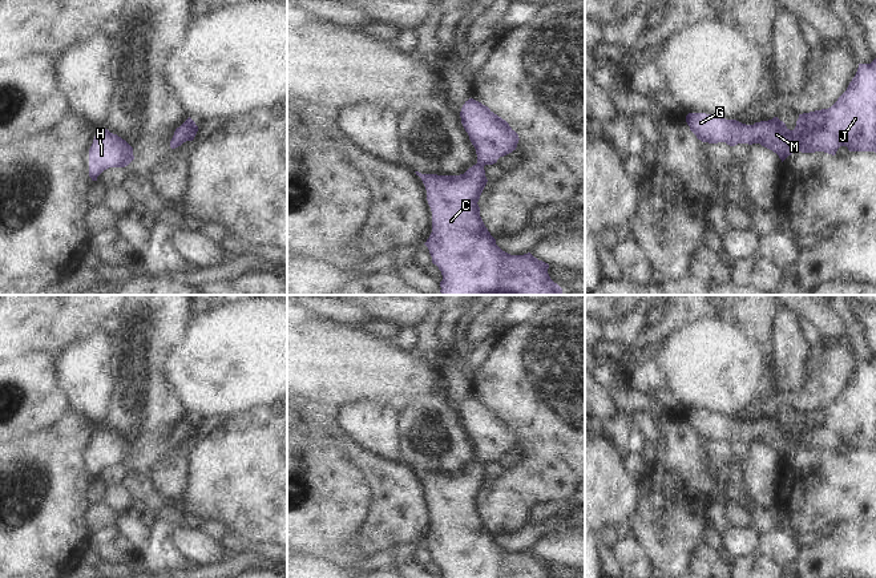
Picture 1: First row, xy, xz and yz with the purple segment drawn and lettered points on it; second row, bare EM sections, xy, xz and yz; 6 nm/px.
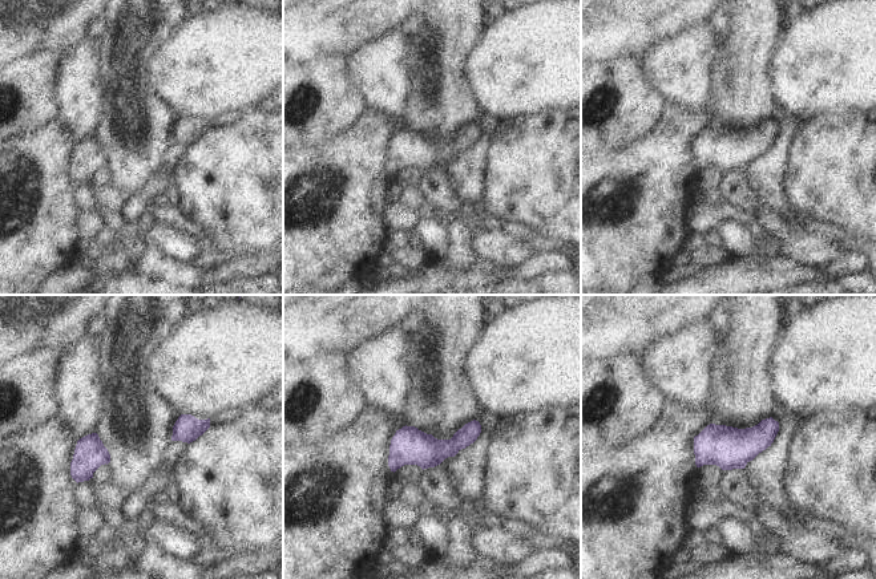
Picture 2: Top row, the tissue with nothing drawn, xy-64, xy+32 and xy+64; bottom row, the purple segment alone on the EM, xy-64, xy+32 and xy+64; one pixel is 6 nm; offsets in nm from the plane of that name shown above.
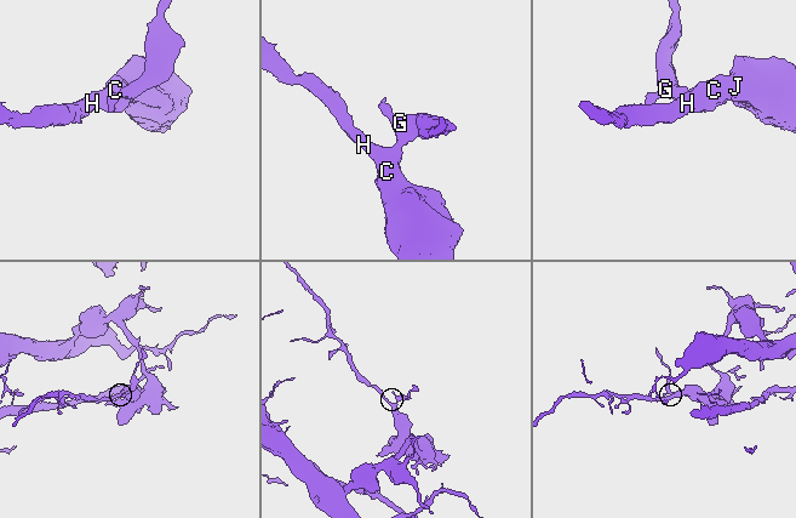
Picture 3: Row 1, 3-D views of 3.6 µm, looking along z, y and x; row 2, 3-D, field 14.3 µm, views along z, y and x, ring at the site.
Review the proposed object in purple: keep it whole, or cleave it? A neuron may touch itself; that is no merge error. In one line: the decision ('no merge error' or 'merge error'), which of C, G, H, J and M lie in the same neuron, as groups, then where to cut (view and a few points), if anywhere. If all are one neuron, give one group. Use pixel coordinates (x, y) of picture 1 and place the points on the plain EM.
no merge error; C G H J M; no cut

